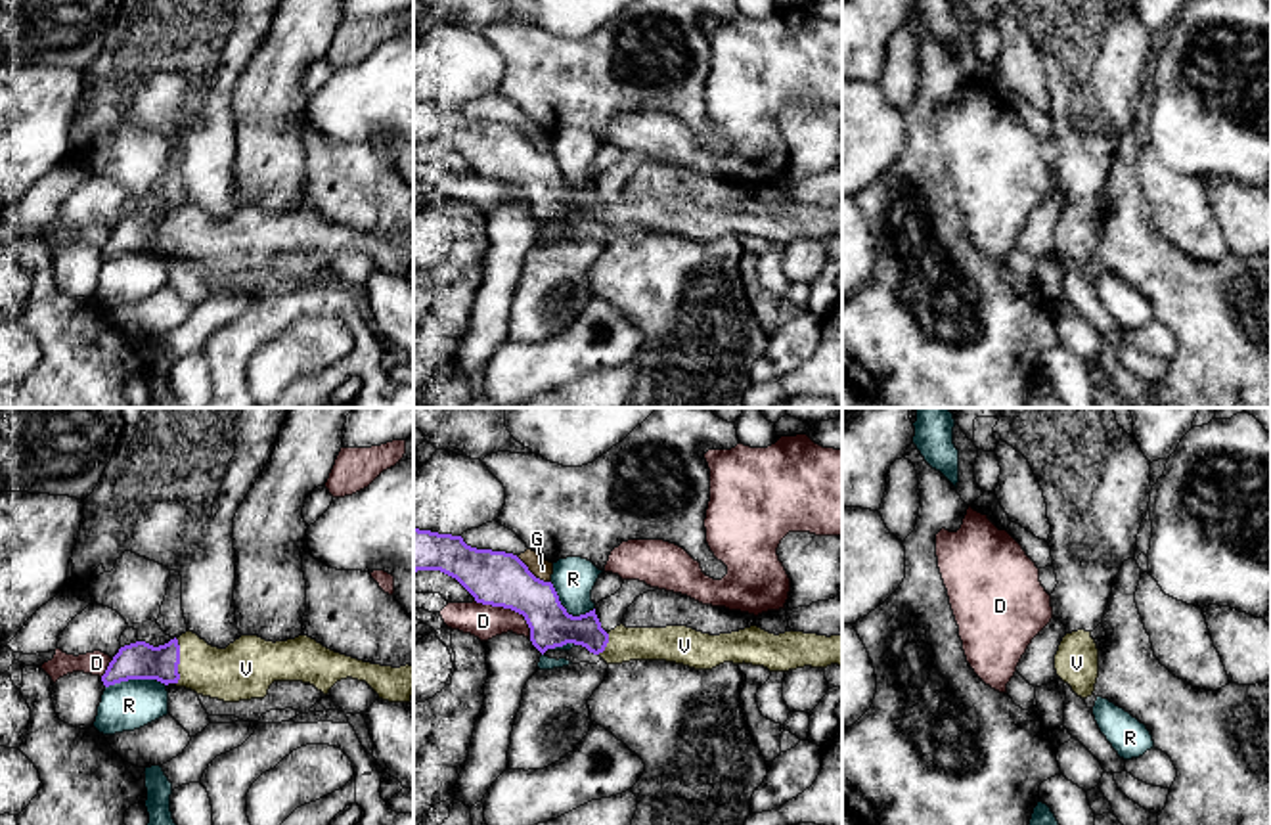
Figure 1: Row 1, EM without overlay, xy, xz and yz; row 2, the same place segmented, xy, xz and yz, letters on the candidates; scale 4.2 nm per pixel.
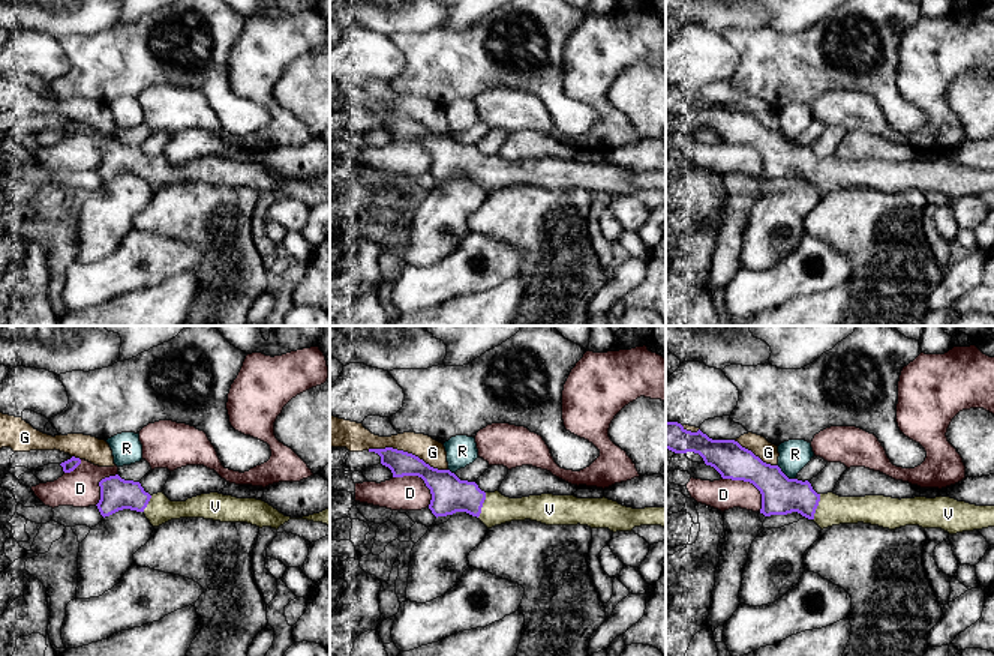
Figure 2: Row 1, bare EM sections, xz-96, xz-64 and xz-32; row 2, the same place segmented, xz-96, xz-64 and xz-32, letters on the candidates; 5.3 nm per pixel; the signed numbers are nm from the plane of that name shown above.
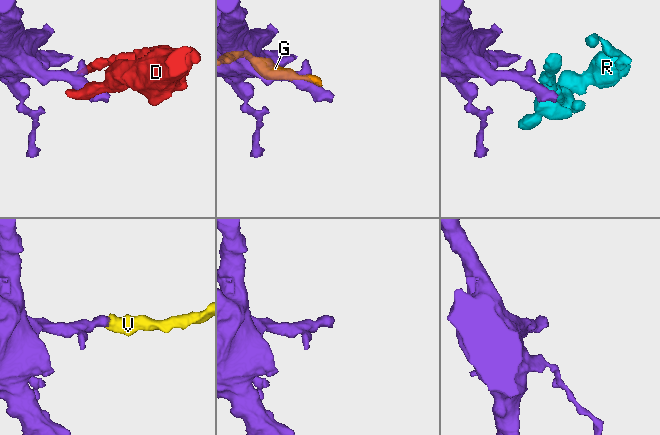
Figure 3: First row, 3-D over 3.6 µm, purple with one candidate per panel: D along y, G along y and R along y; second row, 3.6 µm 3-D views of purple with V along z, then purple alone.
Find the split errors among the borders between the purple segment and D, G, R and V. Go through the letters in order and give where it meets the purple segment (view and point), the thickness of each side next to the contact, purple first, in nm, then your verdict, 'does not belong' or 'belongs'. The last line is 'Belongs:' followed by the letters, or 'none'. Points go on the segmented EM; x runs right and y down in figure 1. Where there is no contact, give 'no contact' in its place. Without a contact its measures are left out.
D: contact xz (510, 607); calibres 240 and 140 nm; does not belong
G: contact xz (531, 573); calibres 240 and 90 nm; does not belong
R: contact xy (134, 678); calibres 160 and 200 nm; does not belong
V: contact xy (178, 663); calibres 160 and 240 nm; belongs
Belongs: V

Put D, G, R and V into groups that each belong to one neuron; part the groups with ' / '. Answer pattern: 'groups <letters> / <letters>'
groups D / G / R / V

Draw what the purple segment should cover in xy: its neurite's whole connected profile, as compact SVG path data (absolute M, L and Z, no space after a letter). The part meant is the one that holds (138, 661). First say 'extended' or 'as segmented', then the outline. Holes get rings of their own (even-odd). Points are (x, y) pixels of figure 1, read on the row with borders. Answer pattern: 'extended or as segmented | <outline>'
extended | M193 632L153 647L136 641L119 649L101 681L157 680L224 702L264 699L274 681L302 681L323 695L341 680L366 681L383 701L410 702L413 666L364 662L335 653L308 635L266 641L241 635L226 649L209 645Z

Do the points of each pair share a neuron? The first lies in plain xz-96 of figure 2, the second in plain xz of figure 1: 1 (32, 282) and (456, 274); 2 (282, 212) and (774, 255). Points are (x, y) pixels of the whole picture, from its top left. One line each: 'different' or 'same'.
1: same
2: different

